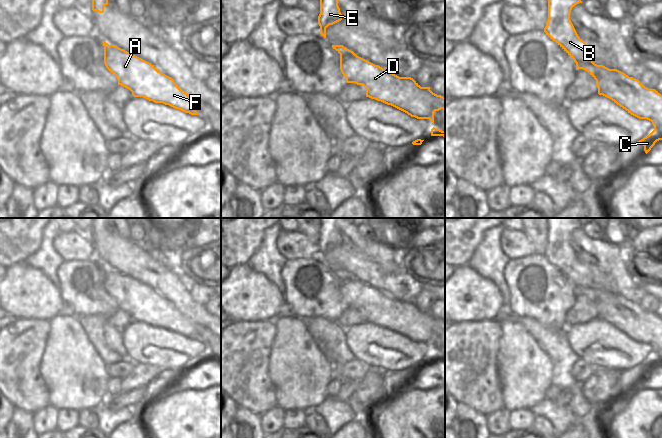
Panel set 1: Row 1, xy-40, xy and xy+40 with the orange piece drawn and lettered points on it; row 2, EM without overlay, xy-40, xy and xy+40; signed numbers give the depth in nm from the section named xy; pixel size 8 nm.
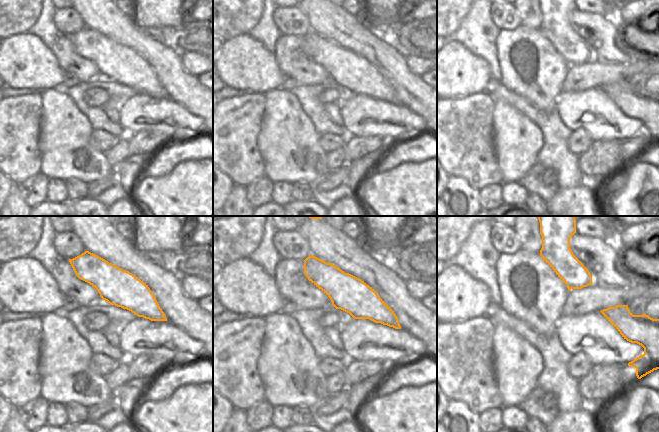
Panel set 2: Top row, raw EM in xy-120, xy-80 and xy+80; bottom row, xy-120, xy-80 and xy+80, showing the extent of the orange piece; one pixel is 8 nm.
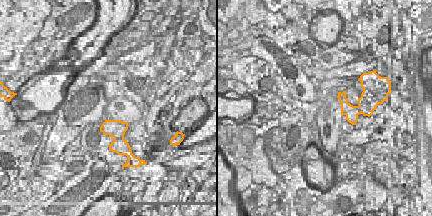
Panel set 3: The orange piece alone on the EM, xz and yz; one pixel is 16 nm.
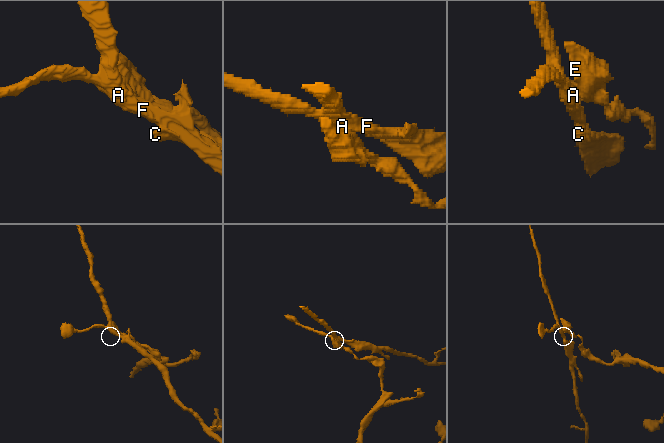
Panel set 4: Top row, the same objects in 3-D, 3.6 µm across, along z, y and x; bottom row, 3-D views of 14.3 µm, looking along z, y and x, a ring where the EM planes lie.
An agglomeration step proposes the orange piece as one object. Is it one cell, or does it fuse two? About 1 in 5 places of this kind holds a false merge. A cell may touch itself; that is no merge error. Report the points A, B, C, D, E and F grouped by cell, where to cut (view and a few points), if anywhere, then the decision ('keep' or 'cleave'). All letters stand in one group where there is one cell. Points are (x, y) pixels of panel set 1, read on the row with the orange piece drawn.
groups A C D F / B E; cut xy+40 (593, 62), (576, 63); cleave

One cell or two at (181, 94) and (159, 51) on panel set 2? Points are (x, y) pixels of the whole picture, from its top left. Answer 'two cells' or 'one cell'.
one cell

